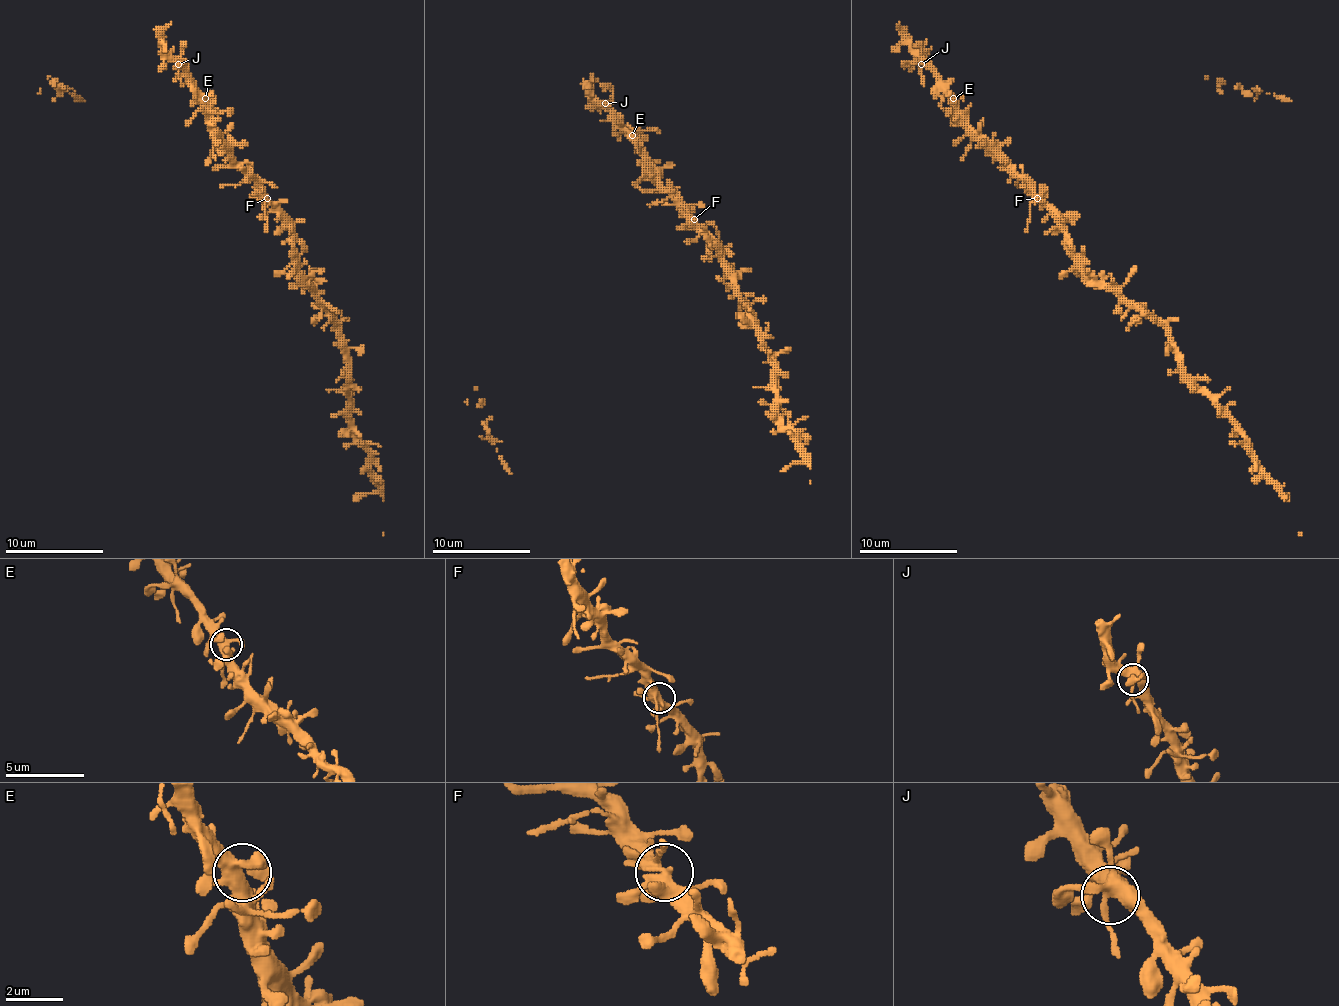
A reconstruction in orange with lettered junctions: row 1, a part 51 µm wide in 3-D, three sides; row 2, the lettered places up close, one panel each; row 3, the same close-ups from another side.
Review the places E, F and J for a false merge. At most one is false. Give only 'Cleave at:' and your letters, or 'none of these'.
Cleave at: none of these

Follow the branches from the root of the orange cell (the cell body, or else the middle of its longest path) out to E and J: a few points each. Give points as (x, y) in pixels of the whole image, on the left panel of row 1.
E: (275, 204), (235, 160), (233, 148), (213, 123), (205, 98)
J: (275, 204), (235, 160), (233, 148), (213, 123), (203, 93), (178, 64)

